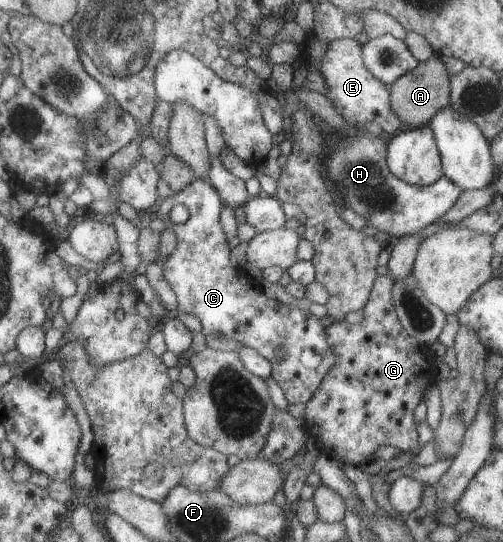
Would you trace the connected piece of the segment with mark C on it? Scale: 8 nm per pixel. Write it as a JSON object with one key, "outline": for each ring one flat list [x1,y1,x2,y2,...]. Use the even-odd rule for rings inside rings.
{"outline":[[196,178,183,191,162,199,157,217,164,222,167,229,175,231,178,238,177,249,171,253,171,257,163,263,162,267,164,277,178,299,177,309,185,314,196,316,202,324,201,333,204,336,220,335,255,349,261,357,269,361,271,377,283,392,287,404,305,404,317,390,325,373,329,372,336,361,336,357,333,356,333,351,327,343,327,337,325,337,325,326,321,324,321,319,310,315,307,308,299,309,296,305,279,303,279,301,265,297,263,291,259,287,255,287,251,283,251,279,245,275,245,270,235,267,231,263,229,239,221,225,221,209,224,206,225,203,219,191,209,179],[178,203,183,203,188,208,190,218,185,223,177,225,171,221,171,209],[281,349,285,351,283,357,279,355]]}

